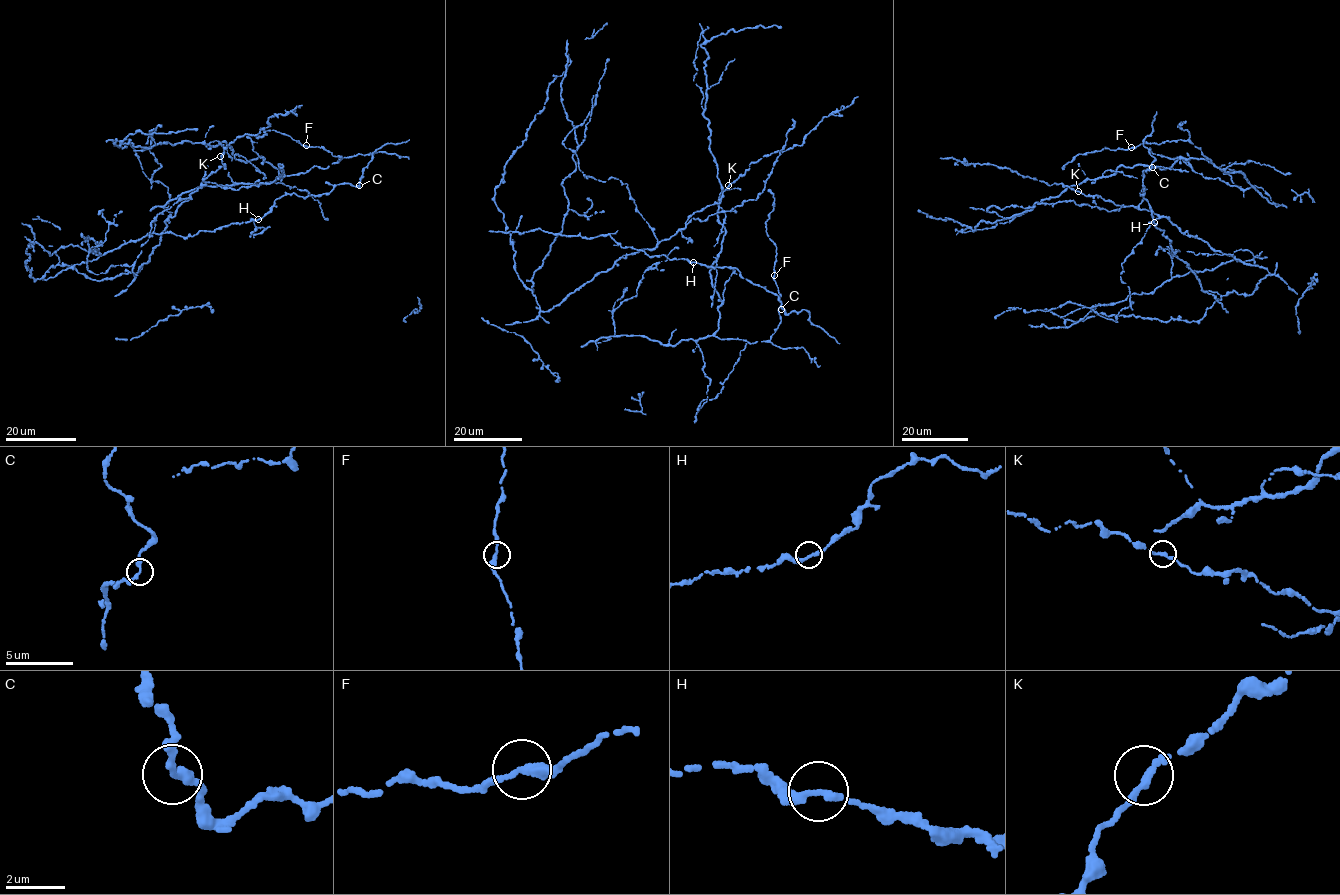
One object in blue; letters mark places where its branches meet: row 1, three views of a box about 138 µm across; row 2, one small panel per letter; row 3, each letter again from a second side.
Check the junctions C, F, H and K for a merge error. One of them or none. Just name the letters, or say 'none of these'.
none of these

